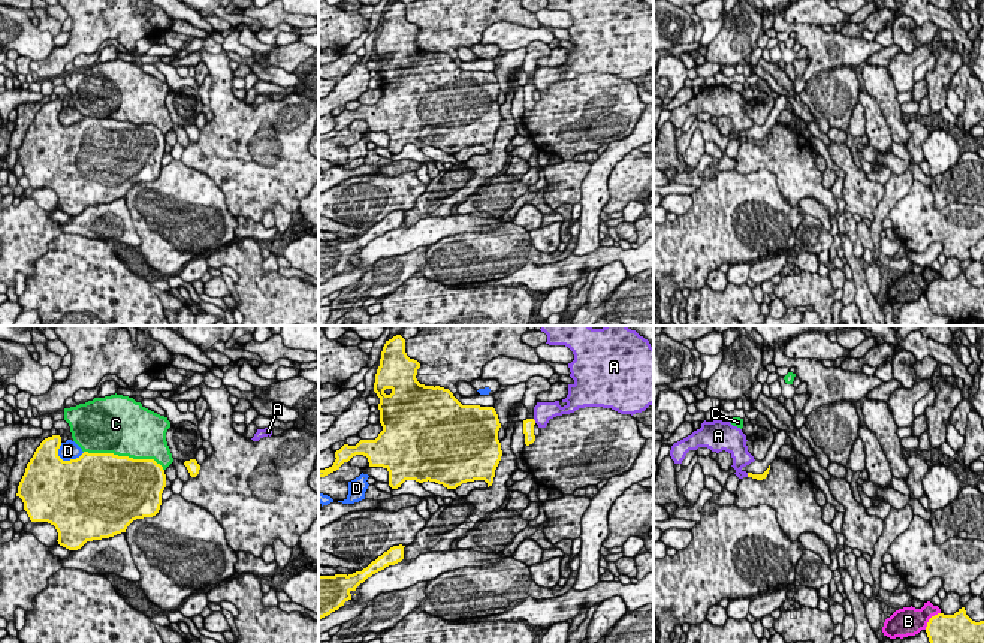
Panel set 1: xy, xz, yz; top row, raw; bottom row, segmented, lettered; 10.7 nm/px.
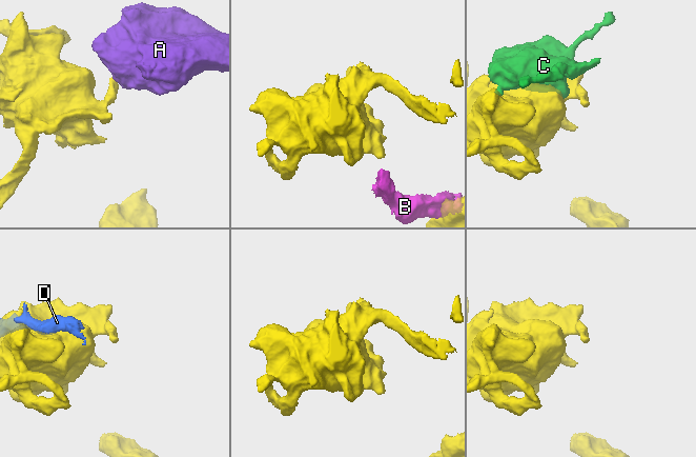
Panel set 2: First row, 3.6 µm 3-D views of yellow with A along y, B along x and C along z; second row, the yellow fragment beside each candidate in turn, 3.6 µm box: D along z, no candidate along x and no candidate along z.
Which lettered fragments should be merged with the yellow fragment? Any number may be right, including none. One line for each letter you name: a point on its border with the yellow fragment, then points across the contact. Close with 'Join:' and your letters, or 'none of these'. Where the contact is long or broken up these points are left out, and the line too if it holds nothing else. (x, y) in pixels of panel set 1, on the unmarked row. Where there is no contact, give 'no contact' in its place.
Join: none of these

